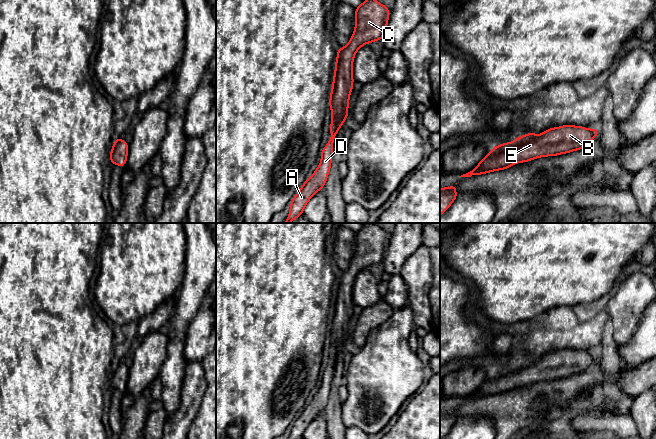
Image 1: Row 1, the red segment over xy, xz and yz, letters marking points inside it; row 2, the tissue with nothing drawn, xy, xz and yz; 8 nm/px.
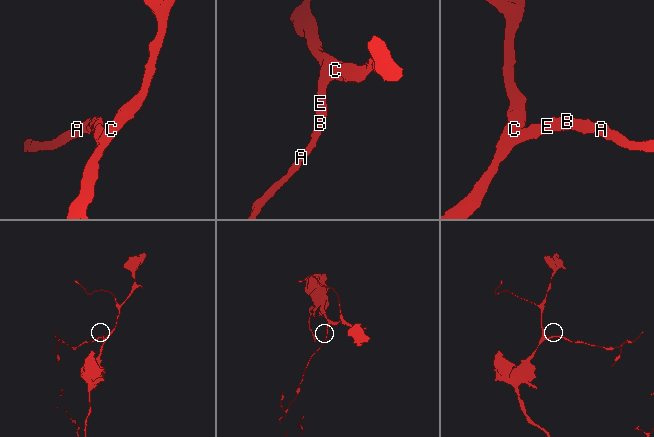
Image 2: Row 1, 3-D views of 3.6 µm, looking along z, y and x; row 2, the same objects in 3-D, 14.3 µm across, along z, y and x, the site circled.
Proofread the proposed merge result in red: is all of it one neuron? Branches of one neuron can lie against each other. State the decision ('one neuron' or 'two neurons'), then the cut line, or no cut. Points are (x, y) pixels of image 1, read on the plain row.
one neuron; no cut

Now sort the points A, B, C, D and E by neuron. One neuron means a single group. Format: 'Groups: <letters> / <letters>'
Groups: A B C D E

